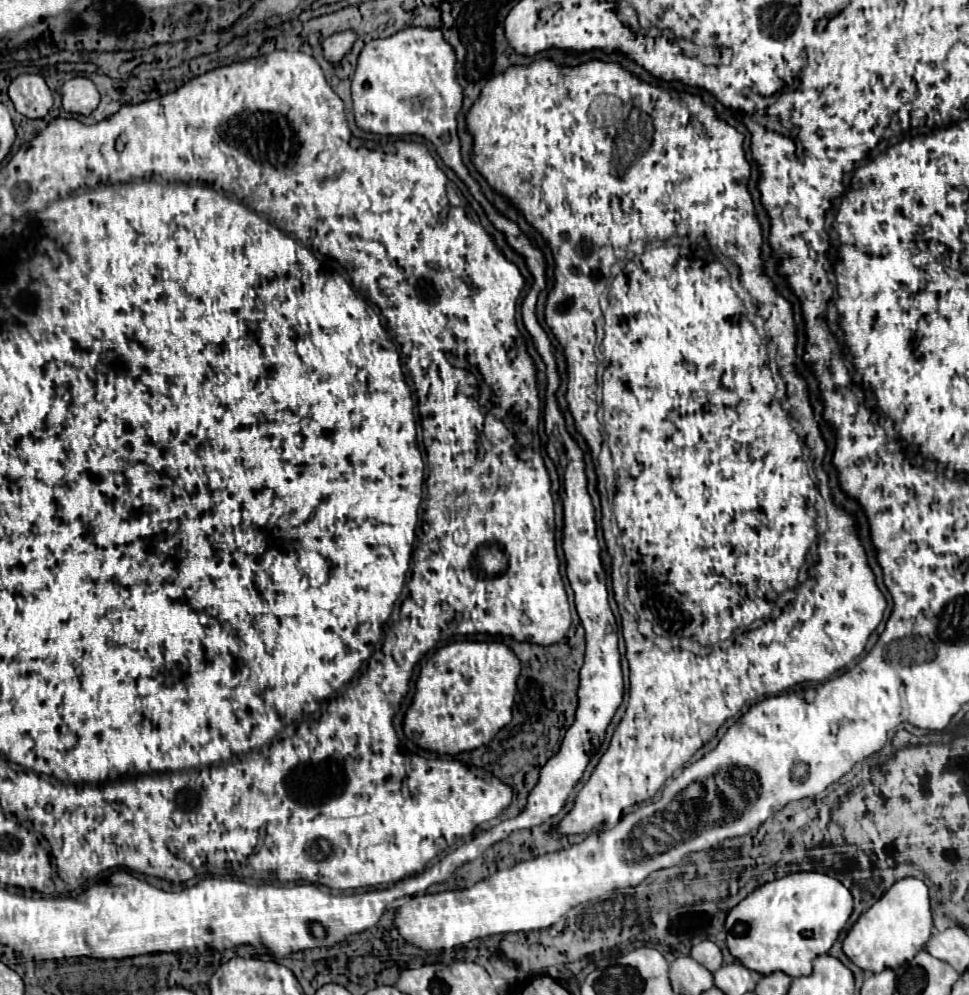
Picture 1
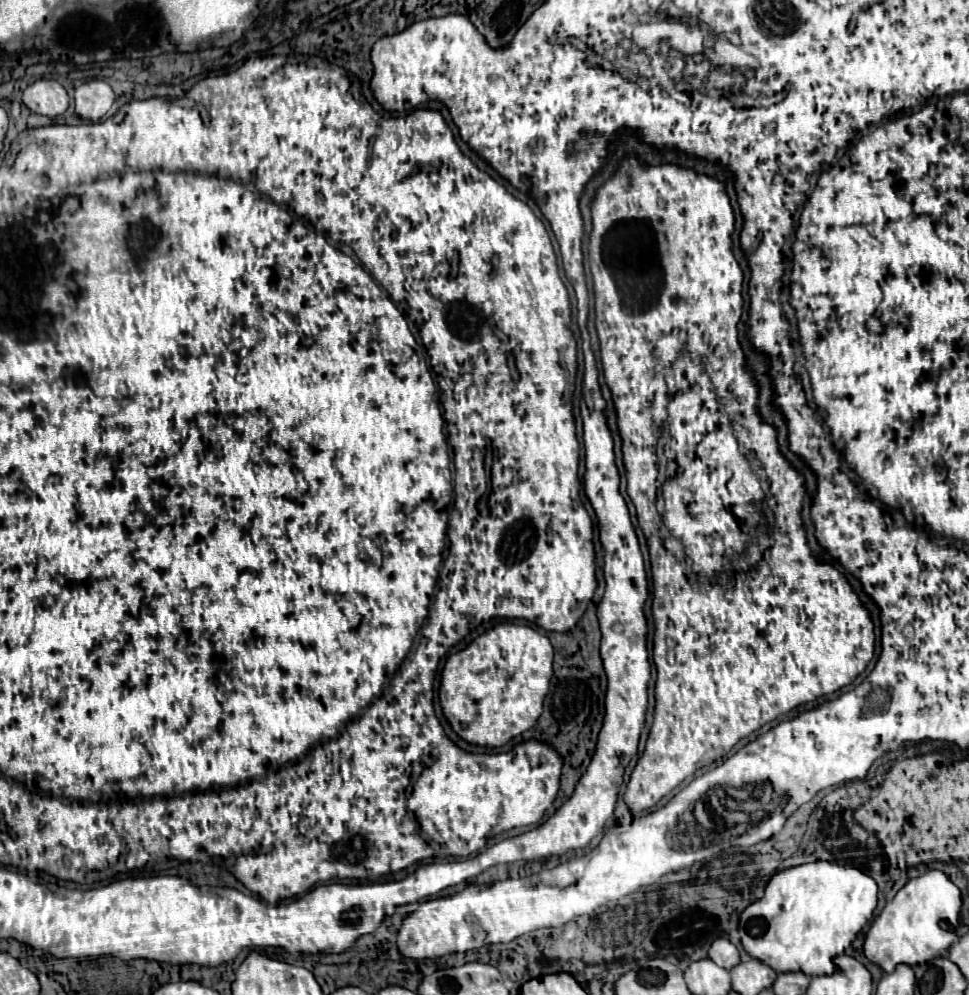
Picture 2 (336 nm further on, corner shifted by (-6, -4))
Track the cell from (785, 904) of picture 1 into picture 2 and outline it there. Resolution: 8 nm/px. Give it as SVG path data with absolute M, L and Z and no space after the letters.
M811 862L795 868L777 872L767 888L765 896L751 906L747 906L739 918L741 944L749 956L765 962L775 972L803 972L807 976L831 974L835 970L833 958L843 954L845 948L853 942L859 930L871 920L877 906L877 884L871 876L863 874L857 868L839 866L833 862Z

